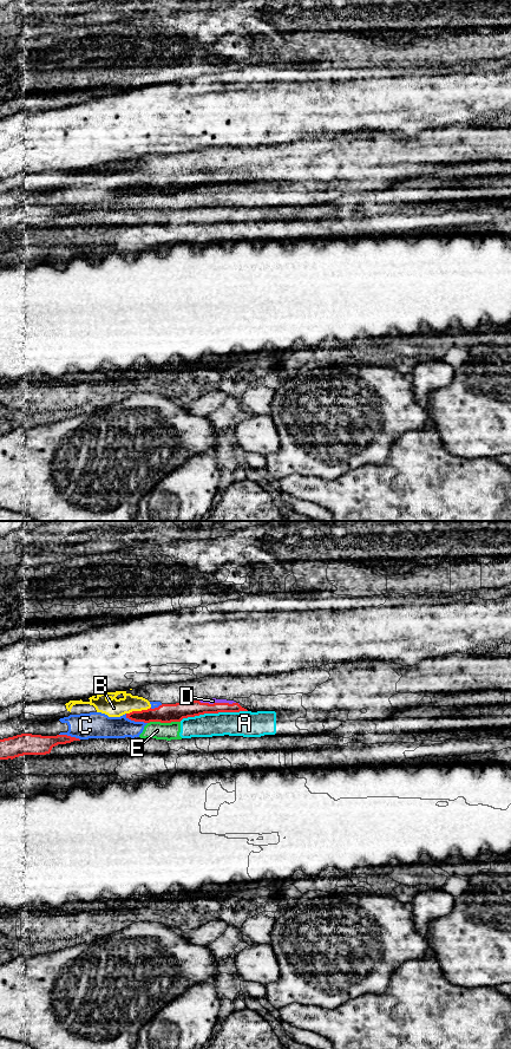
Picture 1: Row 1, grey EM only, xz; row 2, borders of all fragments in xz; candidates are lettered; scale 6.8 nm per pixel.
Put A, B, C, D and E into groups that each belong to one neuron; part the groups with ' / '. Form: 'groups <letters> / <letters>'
groups A B C D E

